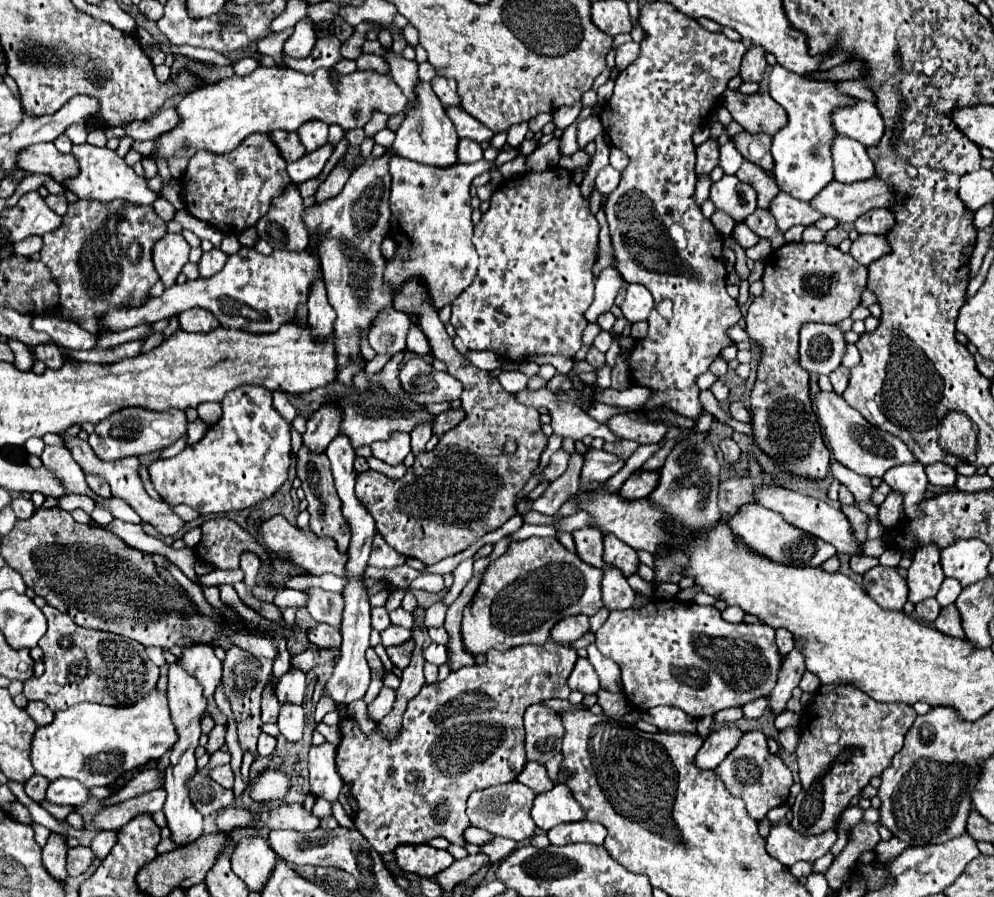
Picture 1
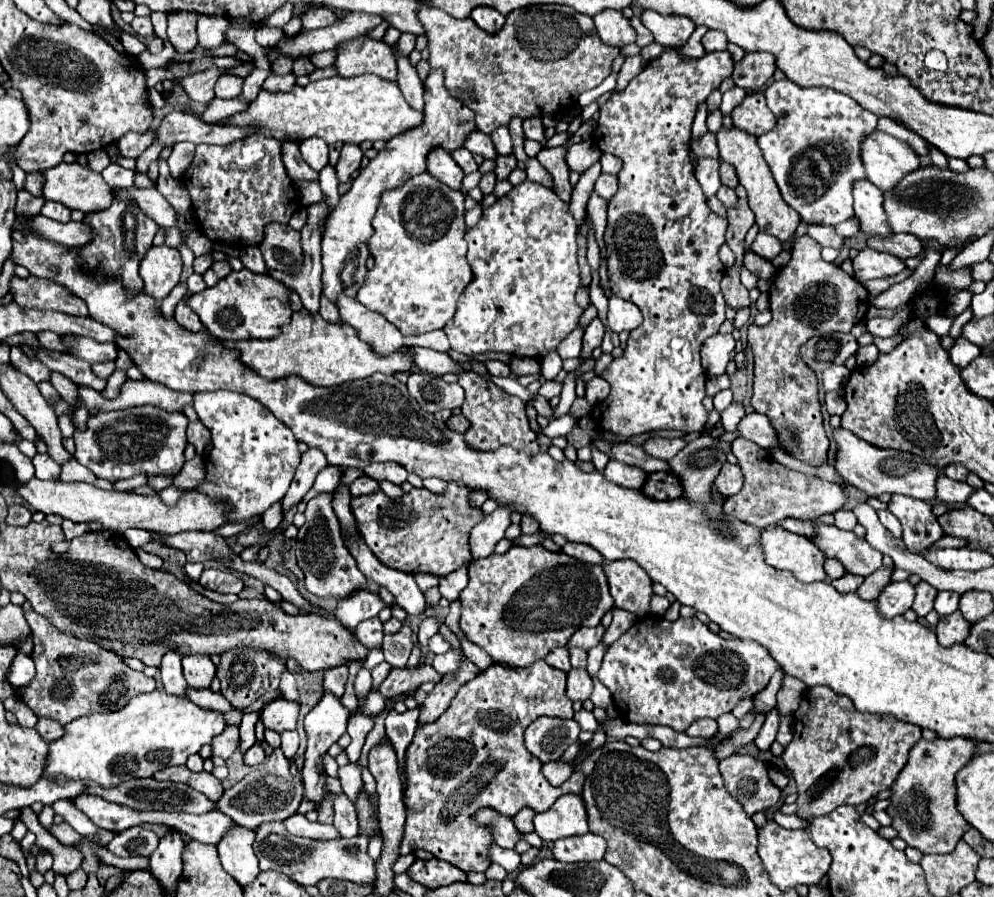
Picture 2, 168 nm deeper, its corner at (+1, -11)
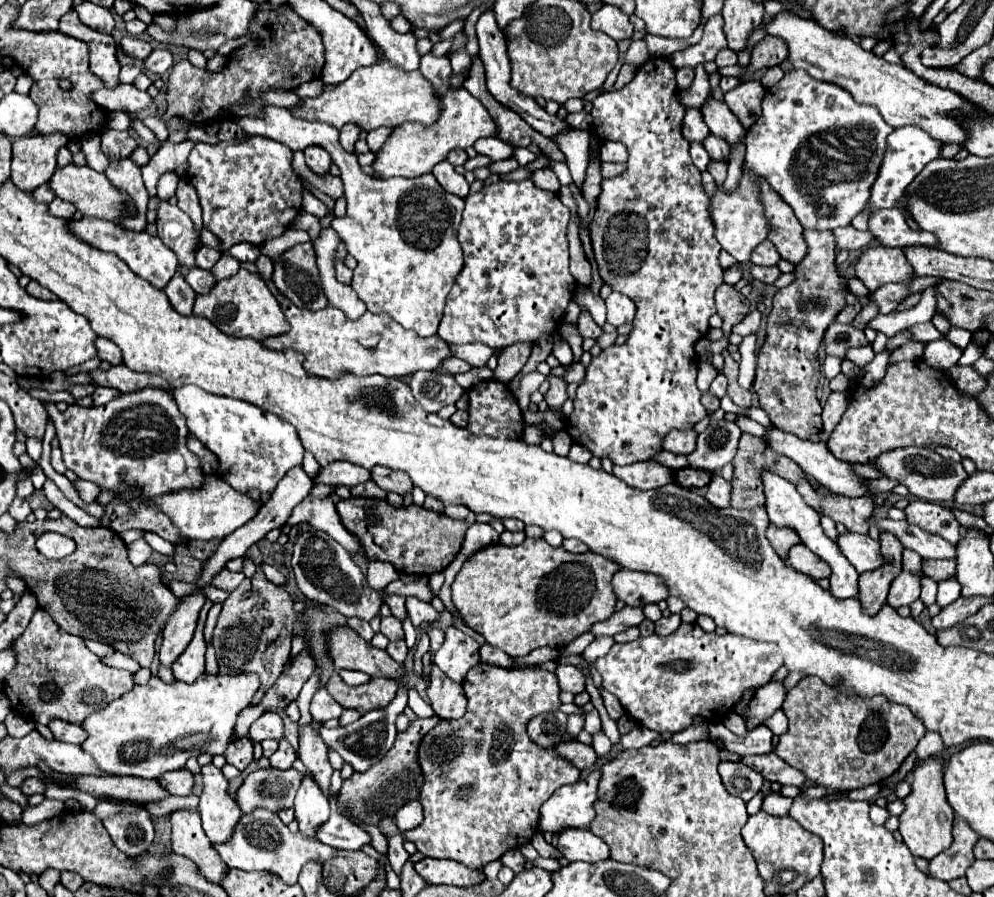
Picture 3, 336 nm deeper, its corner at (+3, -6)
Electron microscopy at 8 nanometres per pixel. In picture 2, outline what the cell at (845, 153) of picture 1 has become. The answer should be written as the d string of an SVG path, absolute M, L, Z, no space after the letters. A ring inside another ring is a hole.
M856 180L854 182L854 210L860 220L860 228L866 236L878 236L878 238L890 238L894 236L886 212L884 212L884 198L878 188L868 180Z

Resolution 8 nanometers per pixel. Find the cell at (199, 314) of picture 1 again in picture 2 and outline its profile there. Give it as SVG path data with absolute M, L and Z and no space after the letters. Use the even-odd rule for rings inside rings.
M180 300L180 302L178 302L178 306L176 306L176 310L174 310L174 318L176 318L176 322L178 322L182 328L186 328L186 330L190 330L190 332L198 332L198 330L204 328L202 322L200 322L200 318L188 308L186 300Z

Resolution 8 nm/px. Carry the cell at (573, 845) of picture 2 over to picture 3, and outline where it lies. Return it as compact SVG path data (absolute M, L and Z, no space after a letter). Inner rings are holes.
M566 829L558 835L558 847L556 847L568 861L588 861L598 863L606 857L610 857L608 845L590 833L588 829Z

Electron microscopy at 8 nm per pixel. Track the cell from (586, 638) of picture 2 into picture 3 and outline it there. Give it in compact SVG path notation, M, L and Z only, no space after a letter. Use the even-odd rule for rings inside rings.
M624 607L622 611L614 613L610 619L594 623L590 627L590 633L594 633L596 637L600 637L600 635L616 635L616 633L624 631L630 625L640 625L642 619L644 619L642 609L638 609L638 607Z

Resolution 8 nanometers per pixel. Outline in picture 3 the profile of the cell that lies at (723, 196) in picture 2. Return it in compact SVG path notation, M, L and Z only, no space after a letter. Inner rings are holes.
M710 161L708 173L714 177L714 181L718 185L722 185L726 181L726 163L718 163L718 161Z

